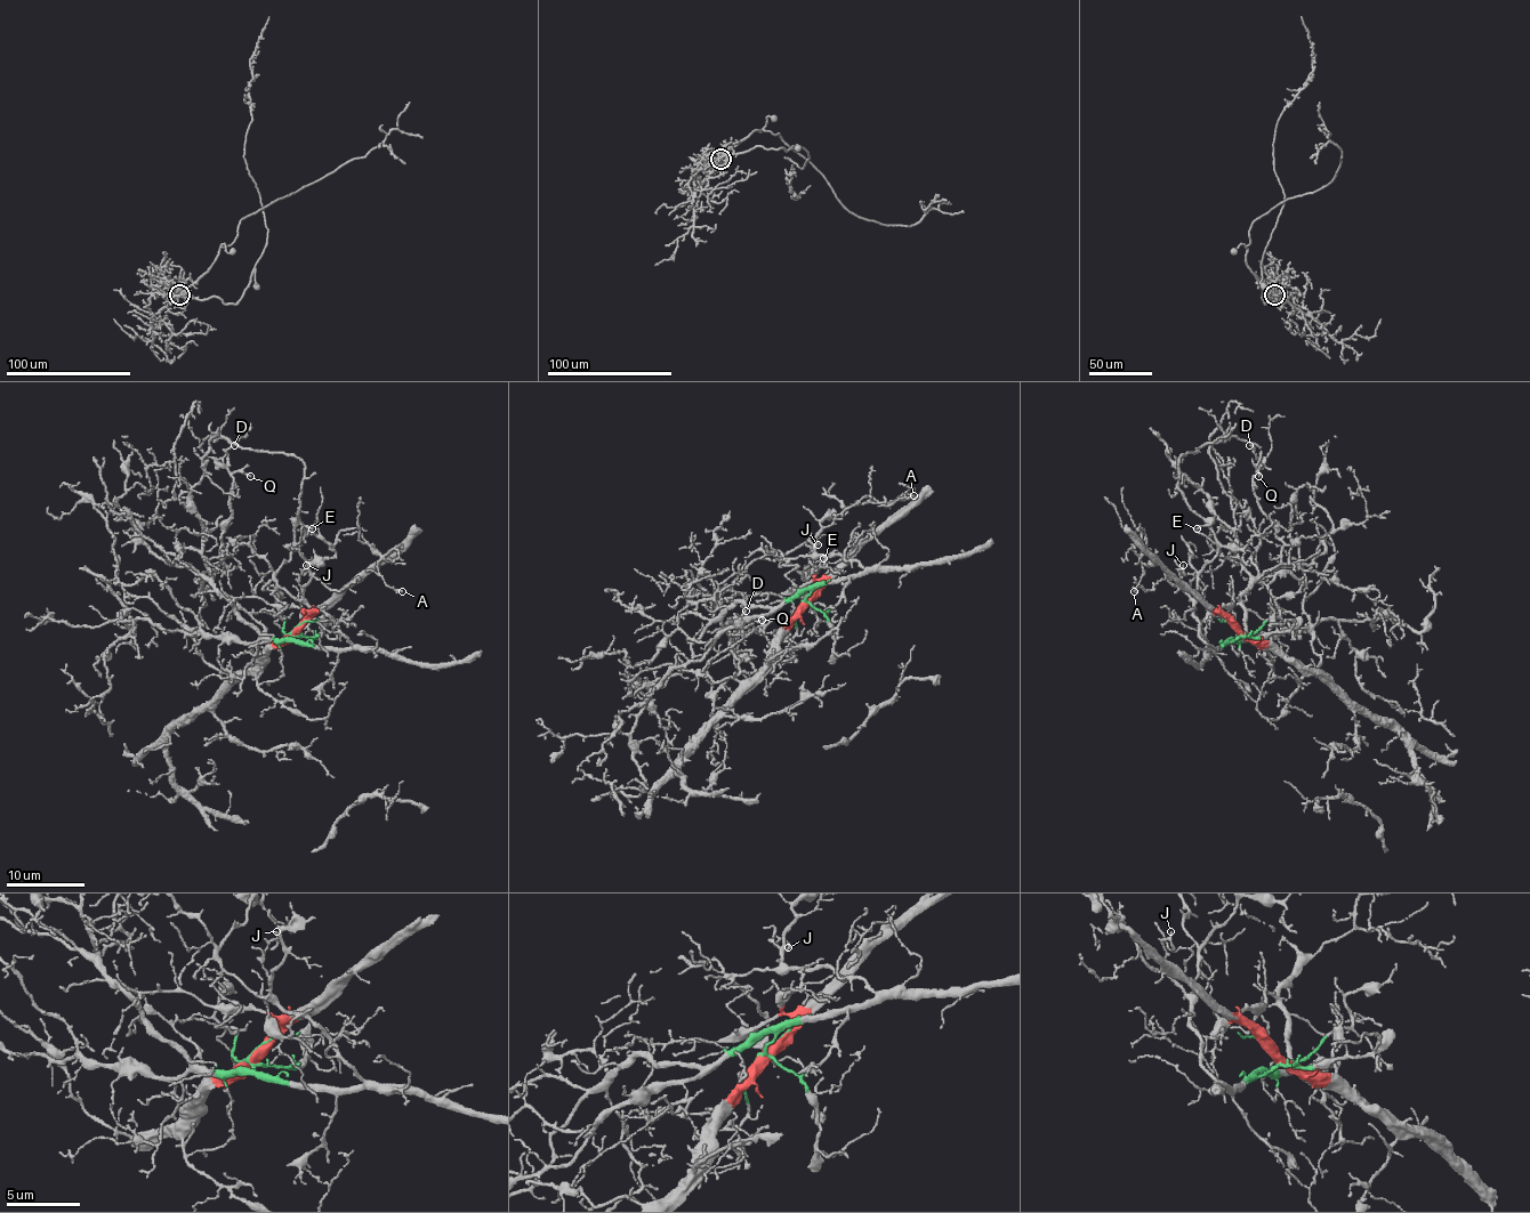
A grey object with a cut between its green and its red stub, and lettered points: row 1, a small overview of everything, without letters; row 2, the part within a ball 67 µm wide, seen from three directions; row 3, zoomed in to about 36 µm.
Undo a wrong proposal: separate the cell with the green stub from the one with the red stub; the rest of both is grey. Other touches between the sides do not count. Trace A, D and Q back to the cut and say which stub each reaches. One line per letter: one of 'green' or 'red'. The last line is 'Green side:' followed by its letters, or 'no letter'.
A: red
D: green
Q: green
Green side: D, Q

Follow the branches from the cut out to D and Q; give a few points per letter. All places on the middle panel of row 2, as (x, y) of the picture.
D: (806, 600), (796, 593), (774, 607), (735, 603), (721, 621), (733, 644), (745, 614), (735, 614), (745, 611)
Q: (806, 600), (804, 593), (796, 593), (774, 607), (735, 603), (721, 621), (733, 644), (742, 614), (763, 621)

